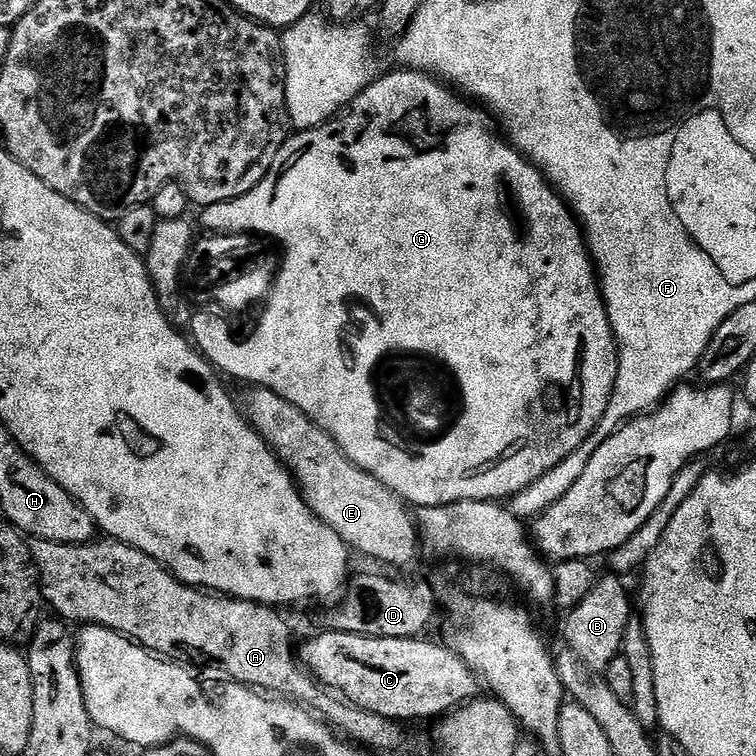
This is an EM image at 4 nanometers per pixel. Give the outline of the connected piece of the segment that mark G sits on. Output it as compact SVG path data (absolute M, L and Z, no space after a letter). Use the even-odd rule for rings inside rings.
M401 67L399 71L388 72L385 76L384 73L377 75L371 84L367 84L352 99L347 108L329 120L327 124L320 124L316 128L306 128L289 135L278 150L270 170L264 175L262 182L258 182L258 186L254 186L254 190L233 200L209 204L201 211L204 213L201 214L200 220L209 228L207 230L209 233L228 234L232 239L232 256L228 256L228 260L220 260L220 264L216 264L216 272L212 272L212 280L216 280L216 292L212 292L212 304L208 304L208 308L197 307L195 309L190 325L190 339L200 355L206 357L212 363L213 368L223 373L225 377L233 376L236 380L245 380L248 386L268 388L274 394L286 398L286 402L298 406L298 410L302 410L302 414L310 417L319 428L326 430L326 434L330 434L330 438L334 438L334 442L338 442L340 449L348 455L353 463L367 474L378 478L378 481L384 483L409 505L422 509L453 504L459 500L504 502L516 496L526 486L530 486L530 482L542 478L542 474L554 470L554 466L558 466L558 462L562 462L562 458L574 454L574 450L578 450L585 438L598 426L598 422L606 414L606 406L610 402L614 382L618 378L616 339L612 333L610 318L606 314L604 296L600 293L600 281L592 263L592 255L588 253L588 241L584 239L584 229L580 227L575 212L565 204L563 196L549 184L532 161L526 159L518 148L512 147L499 131L494 130L489 117L475 103L469 102L463 95L453 91L445 81L430 76L427 72L418 72L405 67ZM244 227L252 227L252 232L256 232L256 244L248 244L248 236L244 236ZM260 232L264 232L264 236L274 234L278 250L275 248L268 252L268 248L264 248L264 244L260 244ZM232 284L240 284L240 288L244 288L244 296L263 297L264 307L259 318L260 333L245 332L245 330L232 332L232 328L244 329L249 324L247 320L240 320L240 324L236 324L236 316L232 316L232 312L236 312L236 300L232 300L232 296L228 296L228 292L232 292Z

